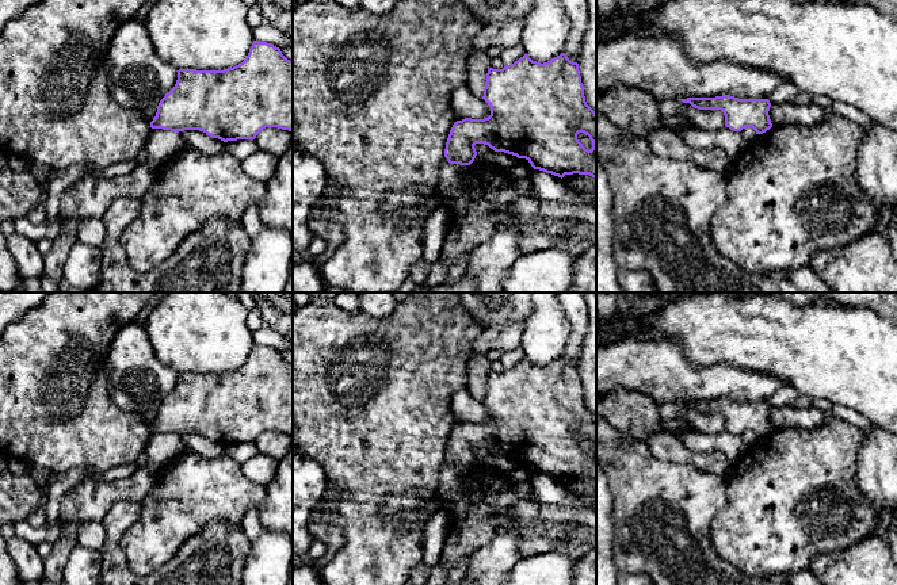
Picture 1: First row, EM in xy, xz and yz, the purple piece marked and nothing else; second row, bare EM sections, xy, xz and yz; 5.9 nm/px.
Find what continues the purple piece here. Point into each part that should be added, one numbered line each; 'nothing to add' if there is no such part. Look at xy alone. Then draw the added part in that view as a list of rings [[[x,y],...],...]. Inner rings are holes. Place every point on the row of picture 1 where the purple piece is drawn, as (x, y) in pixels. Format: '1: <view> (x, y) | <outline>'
nothing to add

